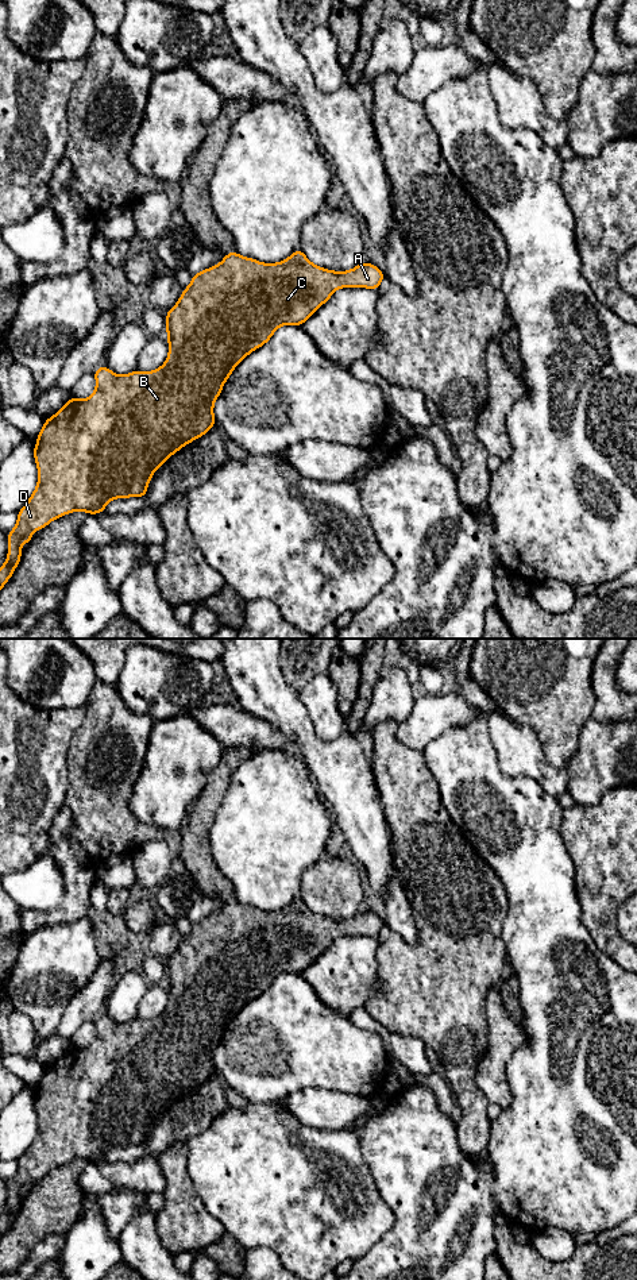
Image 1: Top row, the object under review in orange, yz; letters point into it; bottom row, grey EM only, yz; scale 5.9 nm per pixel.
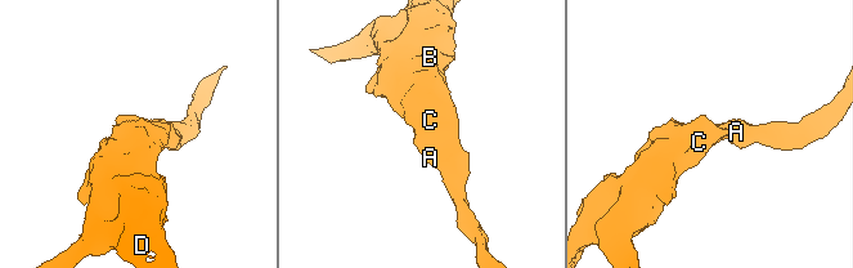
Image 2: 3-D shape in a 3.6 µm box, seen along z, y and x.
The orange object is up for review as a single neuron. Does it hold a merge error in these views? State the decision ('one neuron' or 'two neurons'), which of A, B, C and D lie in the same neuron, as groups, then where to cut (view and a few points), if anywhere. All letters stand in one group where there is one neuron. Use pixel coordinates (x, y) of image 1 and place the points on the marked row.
one neuron | A B C D | no cut

